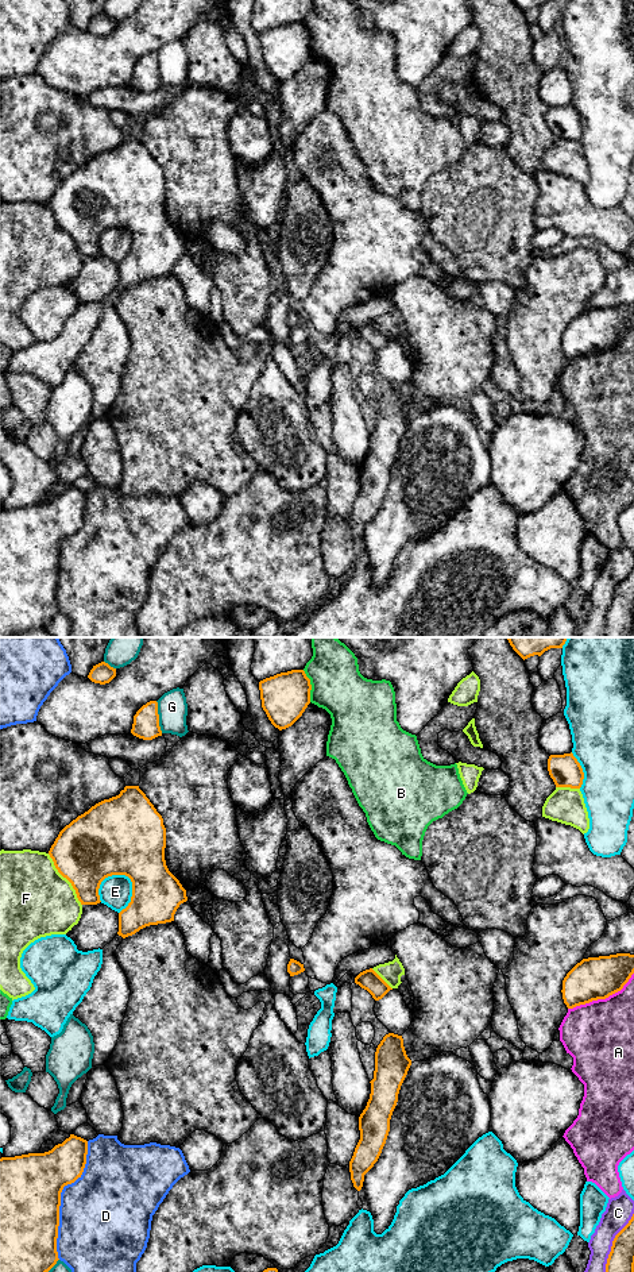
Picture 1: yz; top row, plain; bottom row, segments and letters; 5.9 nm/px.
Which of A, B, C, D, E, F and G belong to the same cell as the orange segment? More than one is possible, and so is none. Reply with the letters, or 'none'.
none

